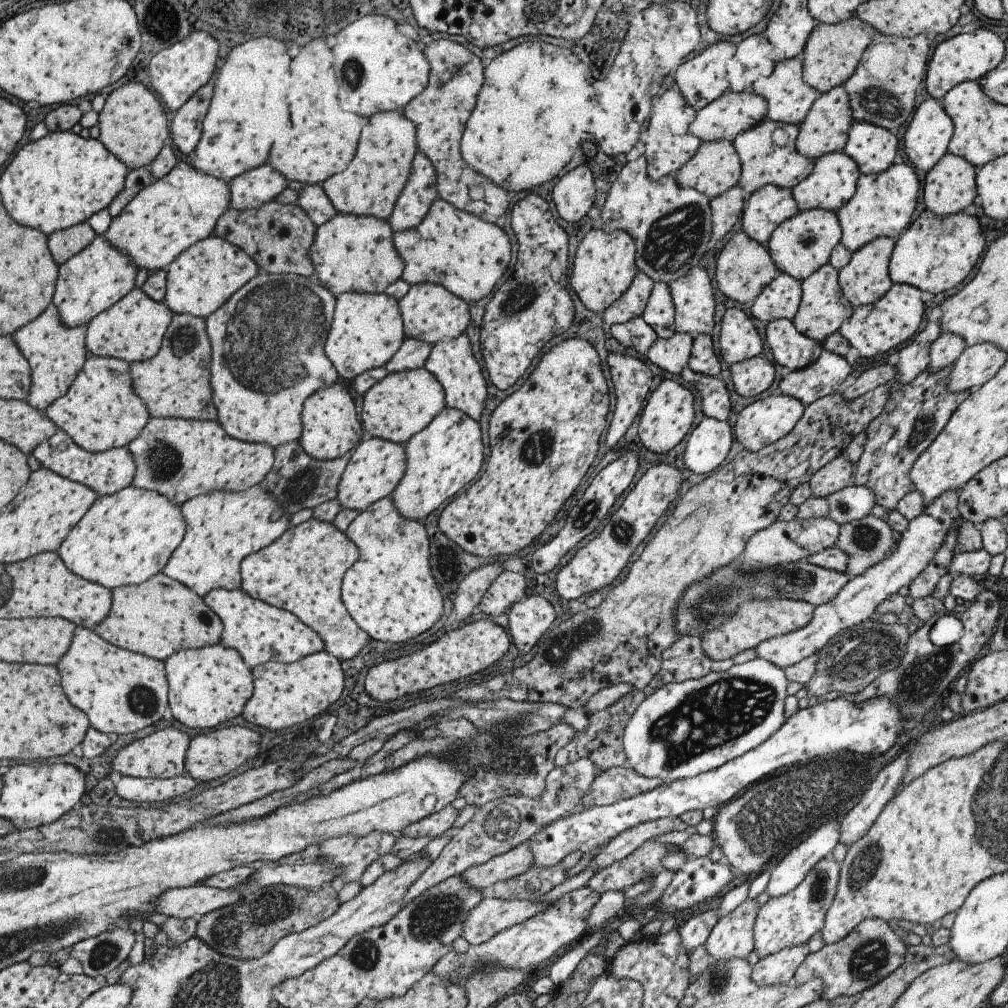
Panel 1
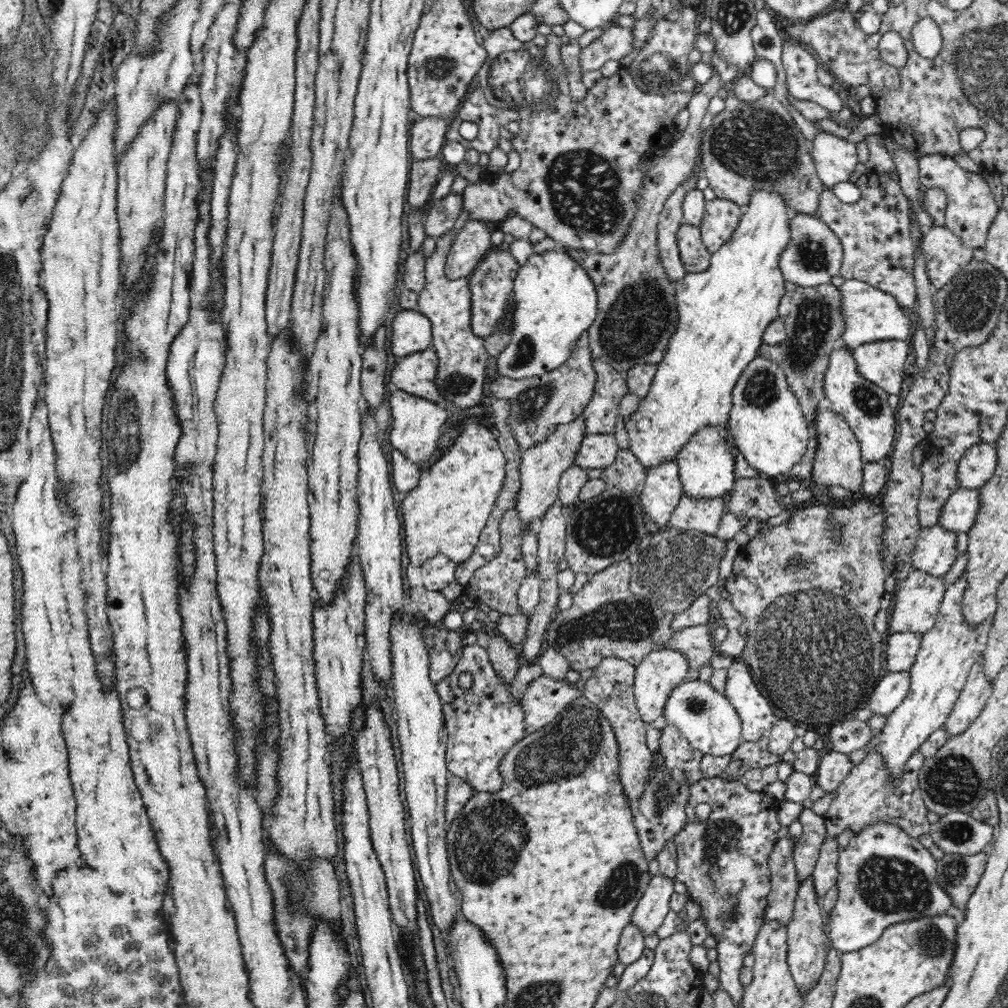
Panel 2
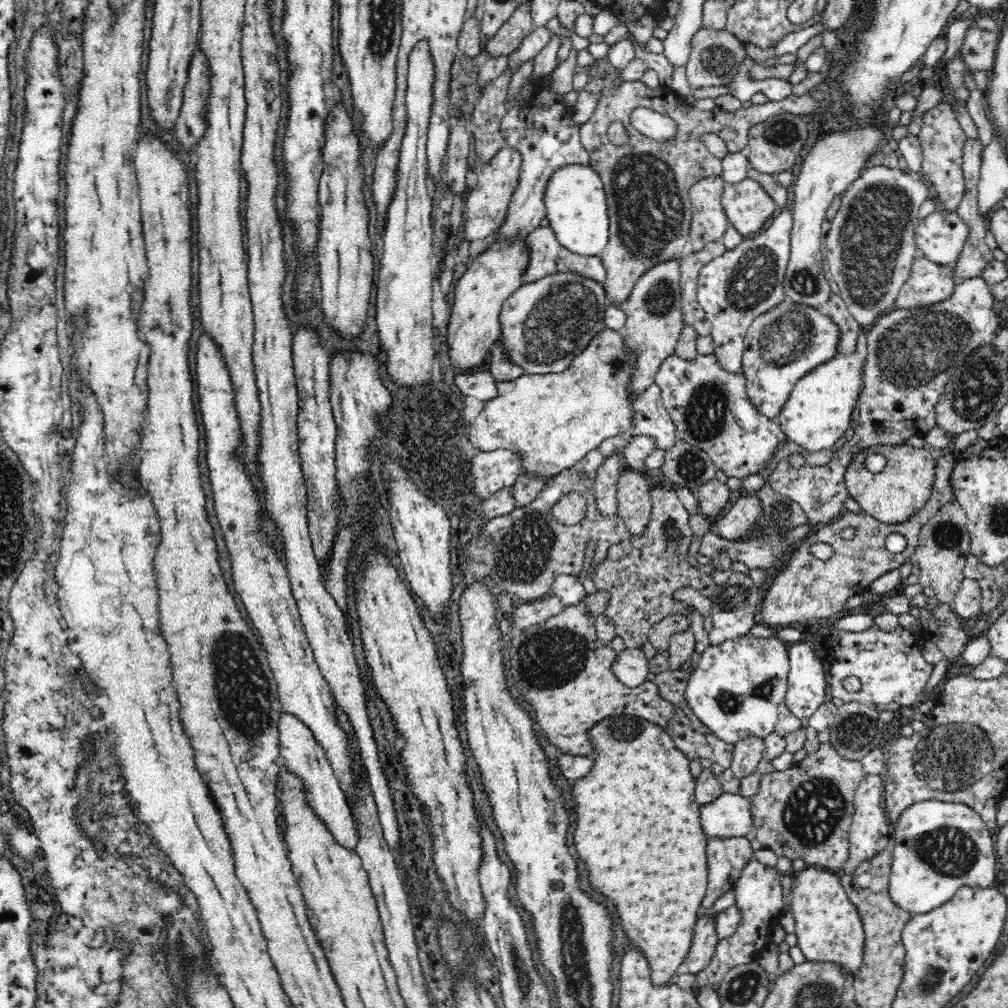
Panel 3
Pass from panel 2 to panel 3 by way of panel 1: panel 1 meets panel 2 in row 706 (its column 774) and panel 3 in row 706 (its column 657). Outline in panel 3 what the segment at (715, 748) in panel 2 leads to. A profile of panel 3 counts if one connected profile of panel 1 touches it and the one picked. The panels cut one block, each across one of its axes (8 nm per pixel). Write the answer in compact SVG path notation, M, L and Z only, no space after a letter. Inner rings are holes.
M746 634L736 640L712 645L701 653L700 662L687 683L685 696L695 717L706 725L707 732L714 733L714 736L728 744L736 744L748 737L764 738L775 730L778 723L778 705L784 702L788 691L788 645L776 636L756 638Z

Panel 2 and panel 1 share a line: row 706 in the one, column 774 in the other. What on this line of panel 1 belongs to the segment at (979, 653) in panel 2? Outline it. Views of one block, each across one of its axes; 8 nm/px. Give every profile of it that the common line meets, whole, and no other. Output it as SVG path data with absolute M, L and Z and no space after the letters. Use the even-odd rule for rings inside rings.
M834 857L822 858L794 890L780 898L770 898L759 908L753 927L754 951L759 958L776 954L784 948L800 946L822 931L827 911L836 895L840 872L841 864Z

